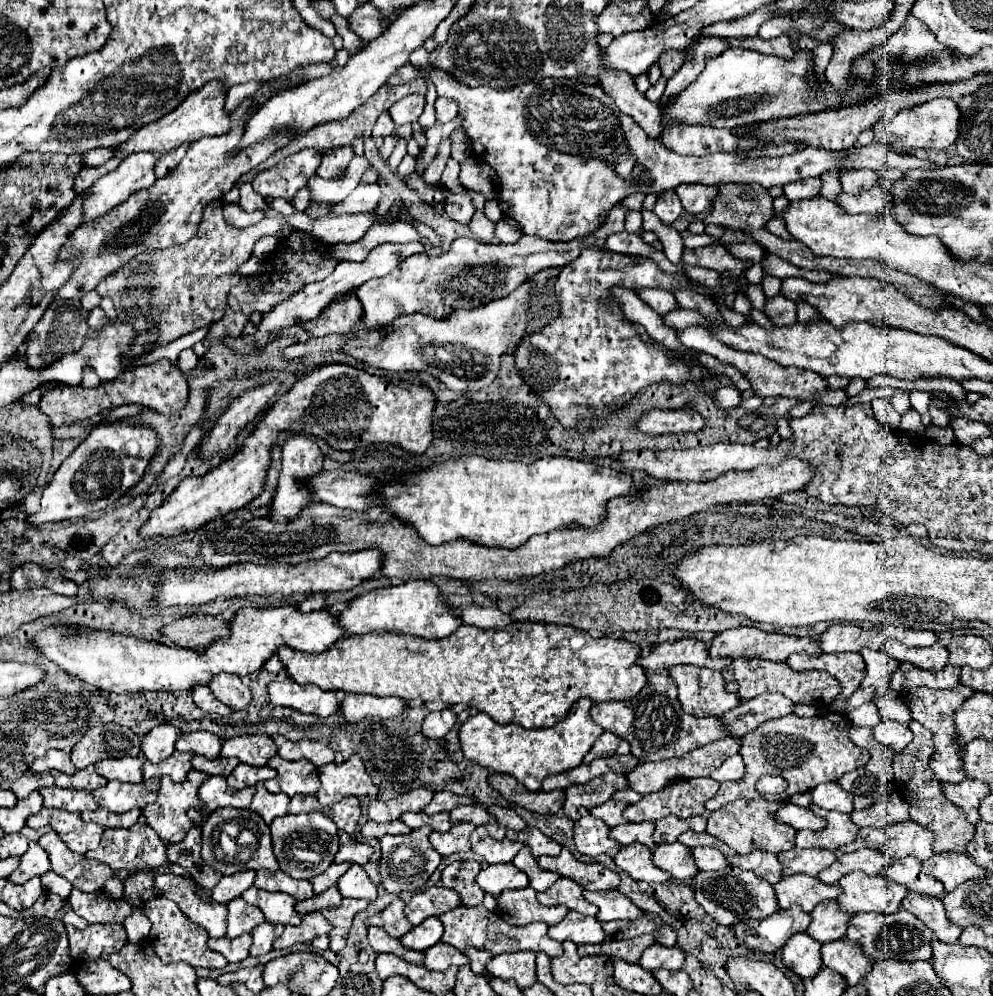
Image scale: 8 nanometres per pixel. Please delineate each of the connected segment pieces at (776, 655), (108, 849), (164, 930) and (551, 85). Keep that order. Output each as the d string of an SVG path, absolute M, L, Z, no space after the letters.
M737 627L737 629L729 629L719 633L713 641L711 641L711 649L709 653L713 657L729 657L729 659L737 659L737 657L745 657L745 659L769 659L769 661L785 661L791 653L805 653L805 655L821 655L821 645L817 639L813 637L793 637L793 635L781 635L781 633L765 633L761 629L755 627Z
M137 823L129 829L105 829L99 847L95 851L89 851L85 857L101 861L109 865L113 871L145 871L145 869L169 865L165 857L165 849L167 849L165 843L157 837L157 833L153 833L153 829L149 829L149 825Z
M151 897L143 905L143 913L151 921L151 933L149 933L147 939L149 939L149 943L153 945L155 953L159 955L159 959L163 963L183 961L183 963L189 963L195 969L199 969L199 967L205 967L205 969L223 969L227 965L225 957L221 957L219 953L213 953L207 947L207 939L209 939L207 933L203 929L197 929L197 925L193 925L181 913L181 909L173 901L169 901L165 897Z
M407 61L403 67L397 69L397 73L393 77L387 79L387 85L389 87L395 87L395 85L405 85L409 83L411 79L417 79L417 77L429 77L435 87L437 87L437 93L443 95L443 97L451 97L459 103L459 115L465 119L463 123L463 129L465 133L469 135L469 141L471 141L471 149L473 153L489 163L497 175L499 175L499 185L501 185L501 193L499 193L499 207L503 211L505 217L511 217L515 219L519 225L521 225L521 231L525 235L537 235L537 237L543 237L543 239L549 239L549 241L571 241L575 237L585 237L589 233L593 233L603 221L605 221L605 215L611 211L611 207L621 201L623 197L631 195L631 193L661 193L661 191L667 191L667 189L675 189L677 185L683 185L683 183L703 183L703 185L719 185L719 183L759 183L763 185L765 189L773 187L773 185L785 185L789 181L799 181L799 179L807 179L807 177L821 177L823 173L827 171L847 171L843 167L843 161L849 157L847 151L829 151L829 149L823 149L823 147L805 147L793 155L783 155L783 157L741 157L737 153L713 153L713 155L705 155L705 157L683 157L683 155L677 155L669 149L665 149L665 145L661 145L661 139L651 139L629 115L623 115L615 105L613 105L613 99L609 95L603 93L601 87L597 85L585 85L585 83L579 83L575 79L545 79L541 81L541 85L519 85L519 87L513 87L513 89L491 89L491 87L465 87L461 85L459 81L453 81L453 77L449 77L445 71L441 69L433 69L433 67L417 67L413 65L411 61Z

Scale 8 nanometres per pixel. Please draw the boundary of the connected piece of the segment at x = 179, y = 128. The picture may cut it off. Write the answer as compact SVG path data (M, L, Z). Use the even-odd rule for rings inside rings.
M217 79L209 81L205 87L197 89L197 93L189 93L189 97L185 97L185 101L181 101L181 105L167 117L161 117L159 121L147 123L143 129L137 129L129 141L119 145L119 149L115 151L115 157L125 159L127 155L139 153L139 151L149 151L149 153L155 153L157 157L161 157L161 155L173 151L177 145L193 143L193 141L199 141L201 137L209 137L209 135L229 133L231 113L225 111L225 97L227 97L227 91L221 85L221 81L217 81Z

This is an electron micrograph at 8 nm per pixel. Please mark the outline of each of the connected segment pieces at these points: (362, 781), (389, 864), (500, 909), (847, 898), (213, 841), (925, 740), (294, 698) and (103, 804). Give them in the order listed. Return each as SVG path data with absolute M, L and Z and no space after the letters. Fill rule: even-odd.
M351 755L343 763L329 763L319 767L321 787L317 791L317 799L323 807L331 807L339 803L343 797L369 797L377 795L377 787L371 777L365 773L363 761L357 755Z
M429 827L415 829L407 835L385 835L381 843L381 859L379 859L379 877L381 885L389 893L401 893L401 891L417 891L421 889L431 873L441 863L441 855L429 845Z
M533 887L503 891L501 897L497 899L497 909L495 909L495 913L503 921L507 921L509 925L517 925L517 927L535 923L535 921L555 925L567 915L567 911L569 909L565 909L565 905L543 907L535 897Z
M853 871L841 877L839 887L843 893L839 895L837 903L849 915L861 911L893 915L901 909L901 901L907 895L907 889L903 885L897 885L895 881L889 881L881 875L869 877L861 871Z
M223 807L213 811L207 821L201 827L201 837L203 837L203 847L201 847L201 857L205 865L211 869L219 871L221 875L233 875L239 871L277 871L277 859L271 849L271 835L269 835L269 825L251 809L235 809L235 807ZM223 829L243 829L237 839L231 839Z
M917 721L909 723L911 733L915 735L913 741L895 755L893 759L893 771L895 771L895 787L897 793L909 803L911 807L911 819L919 825L923 825L925 829L929 829L935 835L933 841L933 851L935 853L947 853L947 851L955 851L955 853L965 853L965 845L971 841L973 833L975 833L975 825L969 825L965 821L965 815L961 813L961 809L957 809L943 793L941 793L941 781L935 779L935 775L929 769L929 759L933 755L933 735L929 729L925 729L923 725L919 725Z
M287 679L287 681L273 681L267 685L267 695L269 695L269 701L273 705L281 705L281 707L291 707L291 709L297 709L301 713L311 713L311 715L319 715L319 717L329 717L331 713L335 713L339 709L339 699L333 691L323 691L319 689L317 685L299 685L295 683L293 679Z
M109 781L105 787L93 791L93 797L101 809L113 813L125 813L131 809L143 809L151 799L153 793L145 787L145 783L121 783Z

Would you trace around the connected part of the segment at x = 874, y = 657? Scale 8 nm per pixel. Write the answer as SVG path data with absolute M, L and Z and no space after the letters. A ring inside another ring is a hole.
M863 649L861 655L863 655L865 667L867 667L865 679L861 681L861 689L865 689L865 687L875 689L873 703L877 703L891 687L891 677L893 677L893 671L899 667L899 661L895 661L893 657L889 657L883 651L871 651L871 649Z

